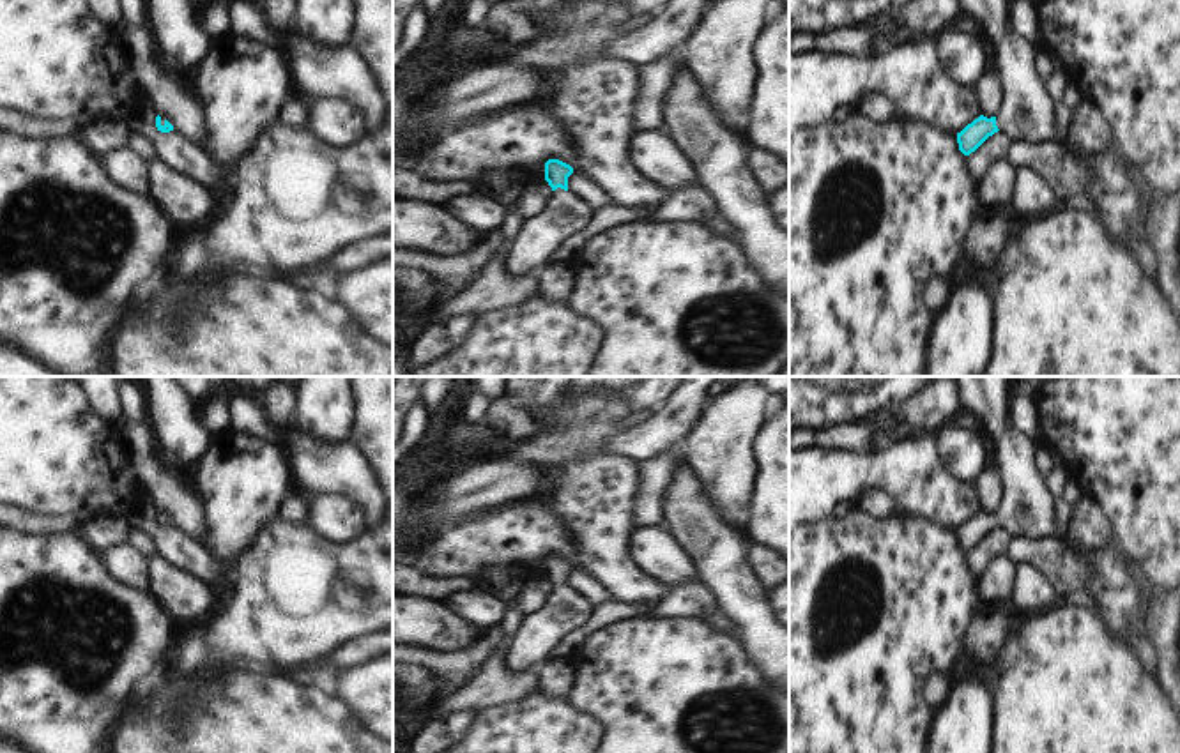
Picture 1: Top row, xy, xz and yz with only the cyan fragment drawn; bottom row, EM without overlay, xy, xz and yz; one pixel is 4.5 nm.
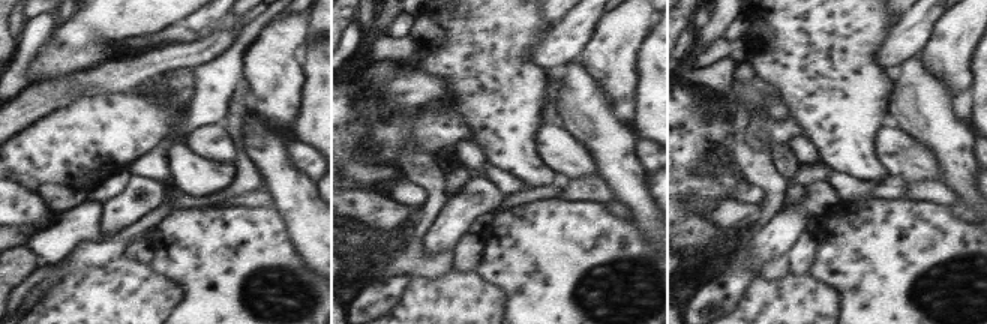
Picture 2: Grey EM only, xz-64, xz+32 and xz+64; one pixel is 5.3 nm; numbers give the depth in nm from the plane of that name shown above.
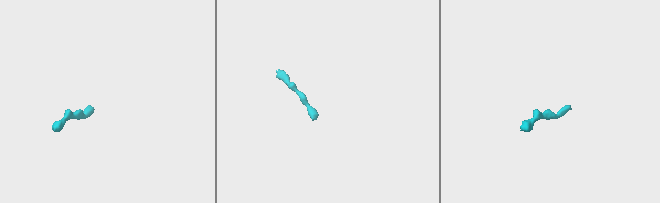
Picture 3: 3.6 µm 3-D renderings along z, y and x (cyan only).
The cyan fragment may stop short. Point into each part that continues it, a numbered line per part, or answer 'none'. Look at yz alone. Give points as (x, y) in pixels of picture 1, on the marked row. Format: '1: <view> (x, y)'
1: yz (1026, 115)

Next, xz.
1: xz (563, 214)

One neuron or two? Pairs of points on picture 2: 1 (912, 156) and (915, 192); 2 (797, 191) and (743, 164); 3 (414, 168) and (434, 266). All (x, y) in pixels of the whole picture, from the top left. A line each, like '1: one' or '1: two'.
1: two
2: two
3: one

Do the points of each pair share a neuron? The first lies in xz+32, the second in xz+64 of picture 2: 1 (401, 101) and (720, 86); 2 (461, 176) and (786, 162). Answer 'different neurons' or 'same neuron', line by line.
1: different neurons
2: different neurons

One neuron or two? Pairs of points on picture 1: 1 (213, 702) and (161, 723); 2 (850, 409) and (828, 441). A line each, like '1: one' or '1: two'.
1: one
2: two

